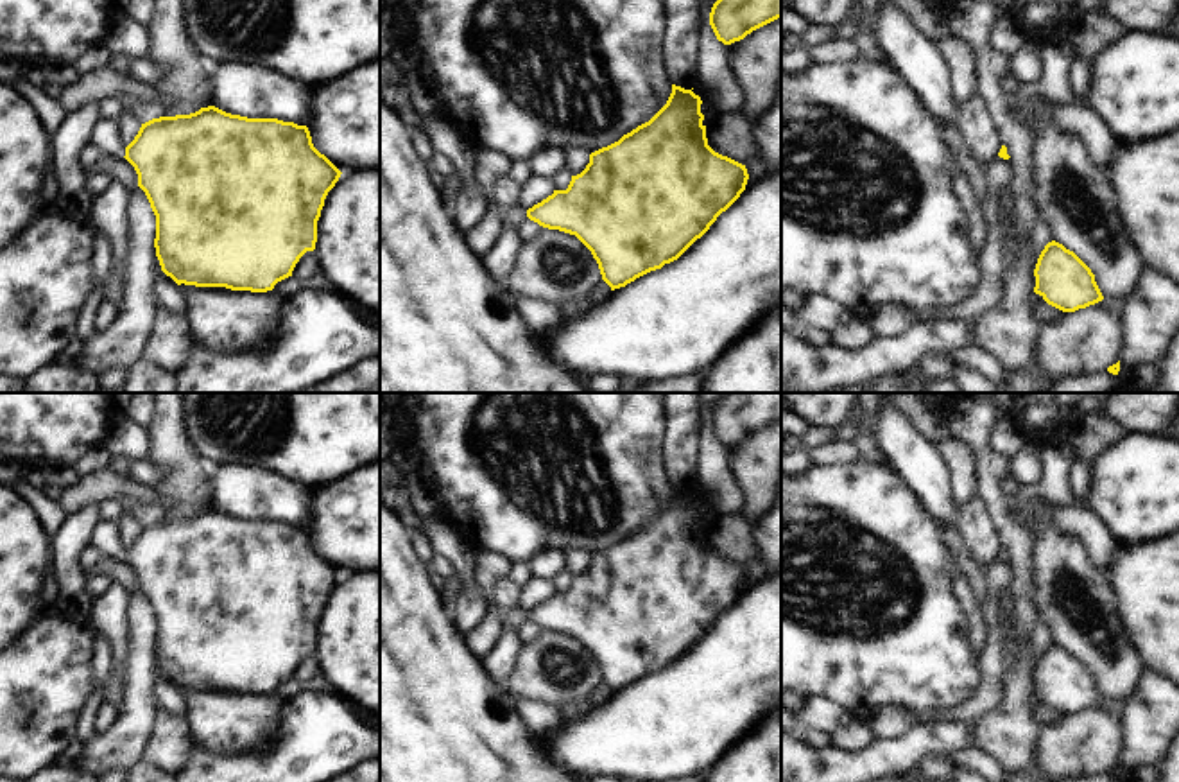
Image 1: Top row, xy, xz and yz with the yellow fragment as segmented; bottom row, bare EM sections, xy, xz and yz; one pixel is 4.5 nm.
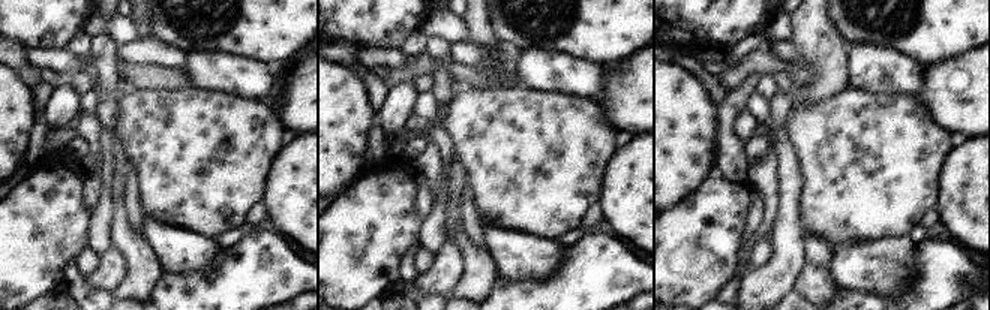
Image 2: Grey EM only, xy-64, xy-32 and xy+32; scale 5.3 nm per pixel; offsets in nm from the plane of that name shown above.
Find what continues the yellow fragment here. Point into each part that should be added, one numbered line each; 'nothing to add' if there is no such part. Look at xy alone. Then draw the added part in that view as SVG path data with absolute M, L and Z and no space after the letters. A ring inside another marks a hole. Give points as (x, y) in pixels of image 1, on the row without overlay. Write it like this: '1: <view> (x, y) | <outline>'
1: xy (104, 535) | M97 520L90 534L90 543L106 556L115 560L125 558L127 547L120 540L116 520Z

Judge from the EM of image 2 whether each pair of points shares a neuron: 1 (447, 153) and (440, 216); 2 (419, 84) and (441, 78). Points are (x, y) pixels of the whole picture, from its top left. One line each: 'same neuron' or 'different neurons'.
1: same neuron
2: different neurons

